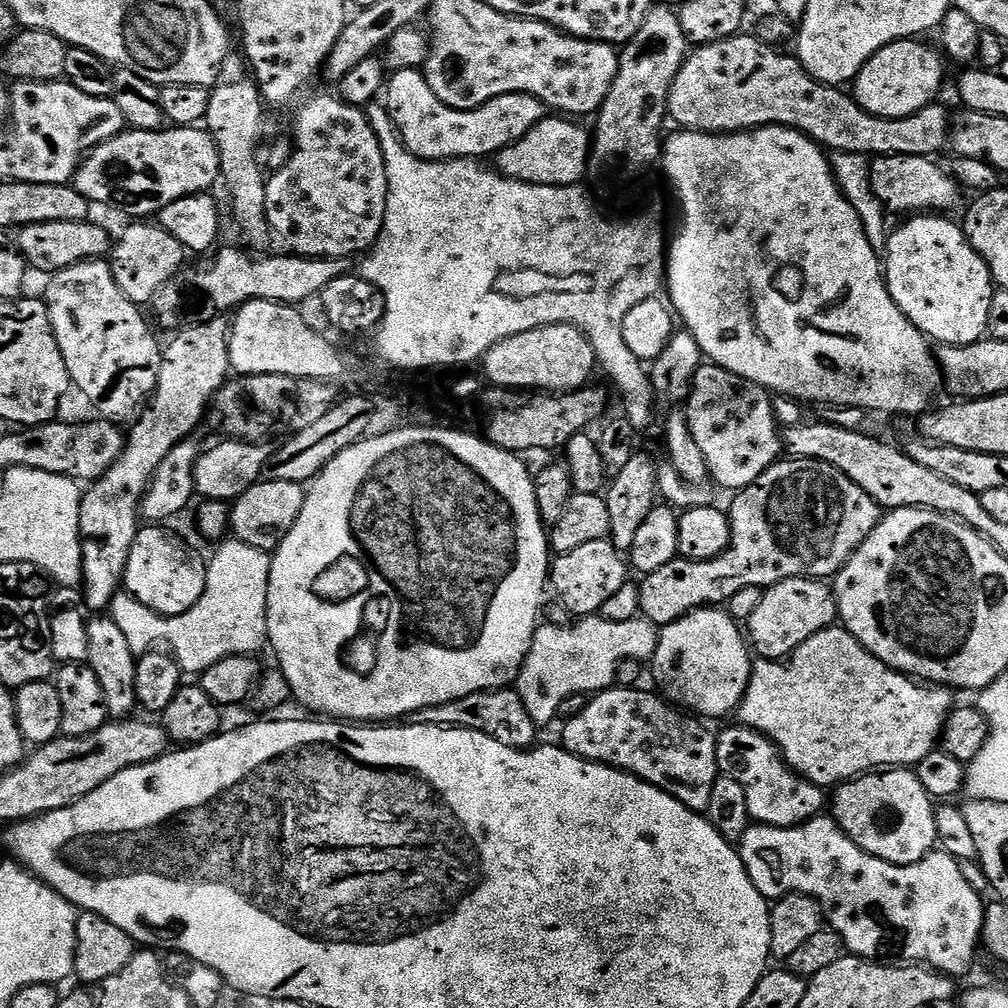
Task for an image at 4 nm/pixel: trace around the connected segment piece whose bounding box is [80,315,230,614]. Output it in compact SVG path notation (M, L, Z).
M218 315L213 320L200 320L179 329L173 335L176 337L169 344L163 345L160 363L156 370L156 391L152 393L143 411L135 417L131 425L133 426L132 433L130 431L127 433L124 449L118 462L114 462L114 466L106 470L103 478L95 481L89 487L92 489L88 493L83 493L80 501L80 545L82 546L82 570L84 571L82 591L85 605L93 613L100 614L111 609L113 598L121 591L124 572L127 570L127 559L130 558L136 533L142 527L140 503L144 501L146 490L158 470L158 462L162 462L162 458L166 458L166 454L170 454L174 446L178 446L183 440L193 435L192 431L199 426L200 419L206 416L210 405L215 401L216 393L229 379L229 335L229 321L223 315Z

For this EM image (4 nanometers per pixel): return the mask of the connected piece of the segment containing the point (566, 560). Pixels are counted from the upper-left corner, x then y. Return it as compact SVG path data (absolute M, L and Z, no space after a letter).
M611 539L586 542L578 550L559 553L550 564L550 588L556 591L559 607L573 617L595 616L624 584L629 583L630 564L625 553L617 550Z

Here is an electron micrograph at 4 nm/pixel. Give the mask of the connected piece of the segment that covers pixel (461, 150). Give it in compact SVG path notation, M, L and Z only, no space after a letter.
M408 69L393 73L386 84L384 105L388 116L395 125L400 139L408 152L425 162L445 162L453 159L483 159L498 154L506 145L521 140L540 120L545 119L546 106L536 96L515 92L510 95L498 95L473 111L454 110L430 89L423 73L419 69Z

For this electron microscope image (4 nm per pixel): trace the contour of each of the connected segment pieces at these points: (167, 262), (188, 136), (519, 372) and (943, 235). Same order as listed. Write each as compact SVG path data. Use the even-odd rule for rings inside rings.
M132 222L128 229L120 236L120 241L115 241L110 252L112 273L118 282L118 290L126 294L130 302L137 306L151 305L154 299L165 286L180 275L185 267L186 250L174 234L156 222Z
M168 126L163 130L125 130L102 142L85 156L84 163L76 171L74 187L89 202L96 203L97 200L100 204L109 204L110 207L132 216L128 218L152 218L178 198L207 193L211 189L208 187L220 179L220 155L212 133L200 126Z
M547 324L534 330L526 330L522 334L514 334L502 342L498 342L484 355L482 376L489 385L509 390L535 390L538 392L562 393L583 388L589 383L592 371L597 371L594 346L588 341L581 328L573 324Z
M916 214L908 220L900 229L893 231L888 237L888 247L886 249L886 263L883 265L882 272L886 277L888 293L894 298L894 302L898 306L898 310L902 310L902 314L906 314L906 318L910 318L910 322L919 330L923 336L927 336L929 341L935 342L937 345L946 344L973 344L979 340L985 339L988 330L988 319L990 318L990 302L994 291L994 281L990 270L986 266L986 262L972 248L972 243L968 241L967 234L964 233L963 227L959 223L956 224L952 220L947 220L944 214Z

